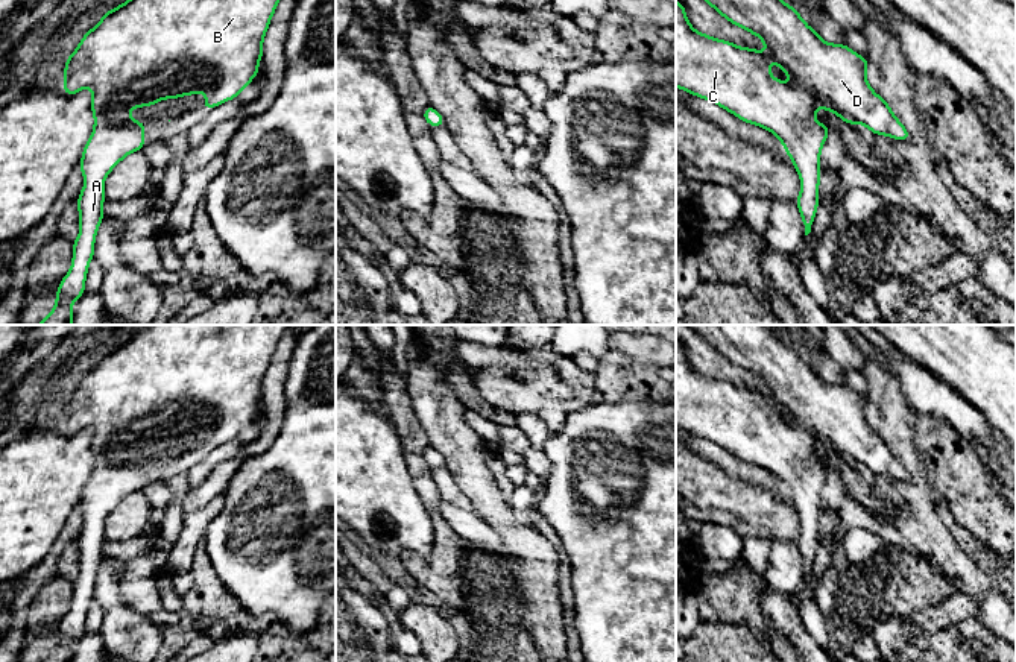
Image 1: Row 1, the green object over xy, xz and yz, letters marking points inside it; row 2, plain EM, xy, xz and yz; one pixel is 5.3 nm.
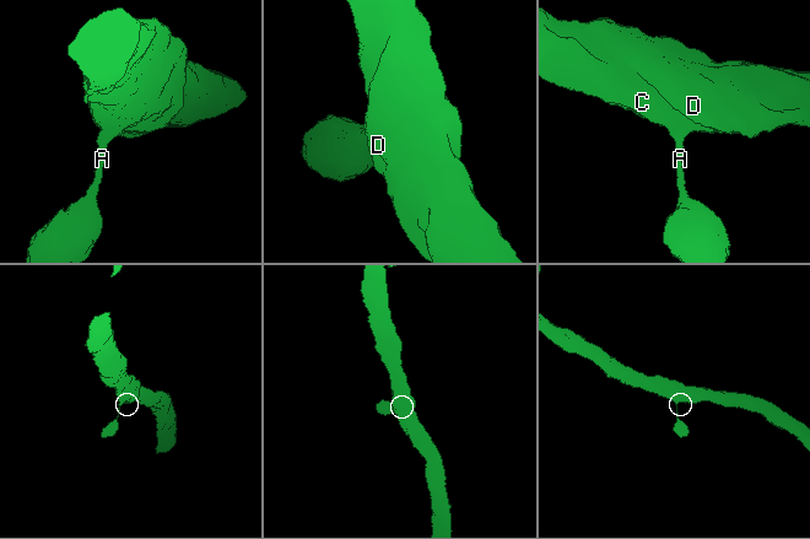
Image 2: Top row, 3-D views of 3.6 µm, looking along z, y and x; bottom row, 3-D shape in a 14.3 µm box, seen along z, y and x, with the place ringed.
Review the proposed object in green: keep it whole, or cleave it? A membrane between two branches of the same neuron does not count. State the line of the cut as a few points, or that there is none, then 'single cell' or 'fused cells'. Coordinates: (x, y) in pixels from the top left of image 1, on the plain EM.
no cut; single cell

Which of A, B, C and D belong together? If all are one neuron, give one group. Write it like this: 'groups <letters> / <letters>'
groups A B C D

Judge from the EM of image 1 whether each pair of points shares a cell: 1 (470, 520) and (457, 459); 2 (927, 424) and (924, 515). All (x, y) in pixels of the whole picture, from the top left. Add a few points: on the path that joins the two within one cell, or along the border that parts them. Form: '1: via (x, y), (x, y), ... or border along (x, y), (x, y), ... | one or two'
1: border along (473, 510), (498, 535) | two
2: border along (913, 433), (913, 445), (930, 483) | two

